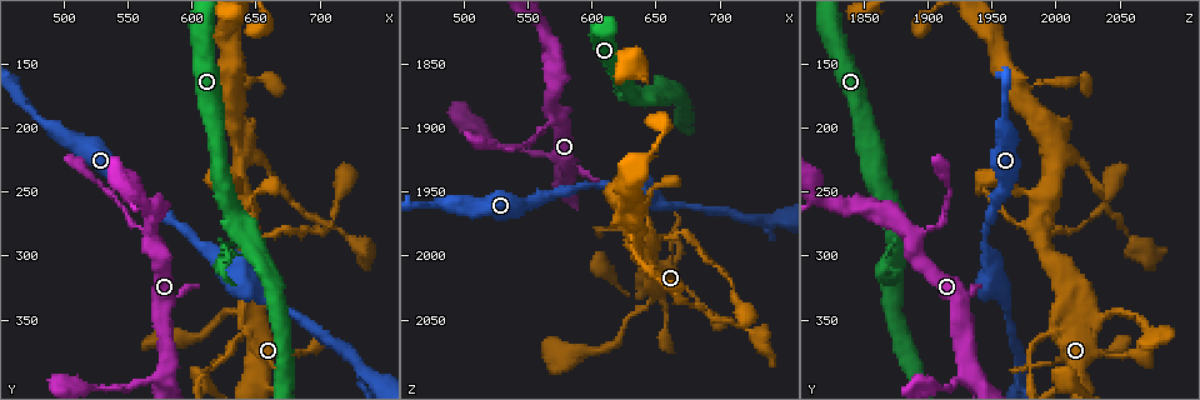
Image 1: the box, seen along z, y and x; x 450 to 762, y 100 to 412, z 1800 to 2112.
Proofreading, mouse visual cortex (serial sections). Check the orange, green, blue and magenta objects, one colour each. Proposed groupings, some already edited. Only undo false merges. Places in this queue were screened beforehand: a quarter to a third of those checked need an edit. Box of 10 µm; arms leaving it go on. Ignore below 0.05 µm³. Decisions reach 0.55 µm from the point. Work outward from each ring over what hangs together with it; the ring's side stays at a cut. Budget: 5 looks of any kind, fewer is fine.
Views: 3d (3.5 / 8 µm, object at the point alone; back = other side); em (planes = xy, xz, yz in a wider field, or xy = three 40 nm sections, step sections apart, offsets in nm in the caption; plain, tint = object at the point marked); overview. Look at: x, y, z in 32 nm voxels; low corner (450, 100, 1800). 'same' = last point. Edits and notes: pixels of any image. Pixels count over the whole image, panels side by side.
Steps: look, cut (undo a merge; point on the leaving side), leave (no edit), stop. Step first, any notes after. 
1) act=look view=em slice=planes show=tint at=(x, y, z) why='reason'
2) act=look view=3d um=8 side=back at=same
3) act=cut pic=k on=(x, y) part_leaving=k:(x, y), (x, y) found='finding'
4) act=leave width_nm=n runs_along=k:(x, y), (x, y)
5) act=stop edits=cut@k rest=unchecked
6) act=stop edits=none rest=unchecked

act=look view=3d um=3.5 at=(646, 292, 1874) why='two arms in line, one across'

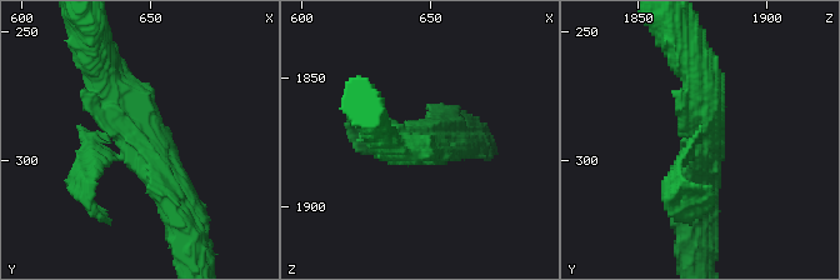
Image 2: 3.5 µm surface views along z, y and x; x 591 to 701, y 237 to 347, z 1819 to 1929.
act=cut pic=2 on=(89, 176) found='a second cell is stuck on'

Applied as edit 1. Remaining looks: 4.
act=look view=overview

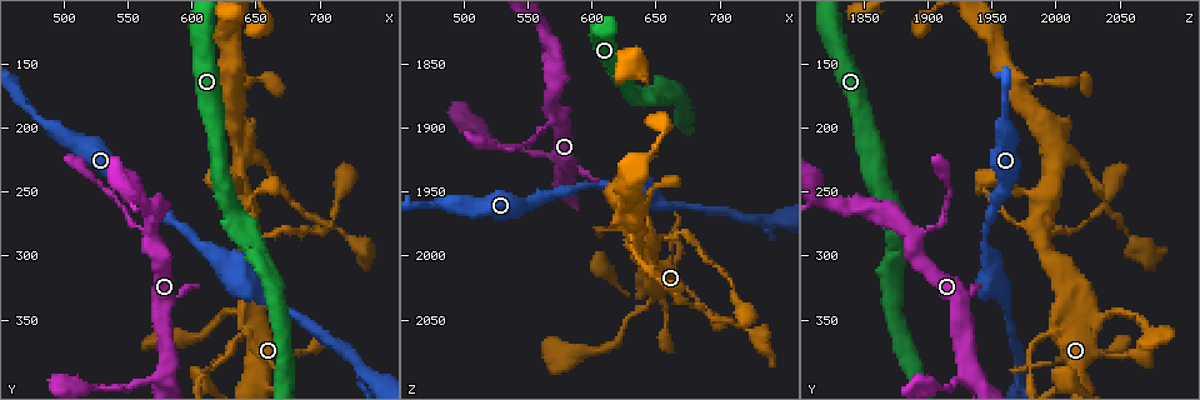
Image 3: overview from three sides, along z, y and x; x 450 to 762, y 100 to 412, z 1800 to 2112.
act=look view=3d um=8 at=(568, 290, 1890) why='small branch off a trunk'

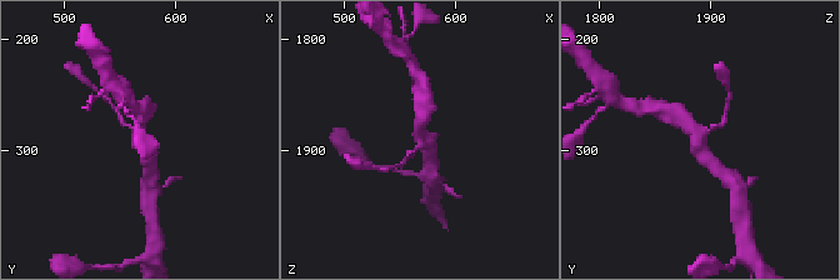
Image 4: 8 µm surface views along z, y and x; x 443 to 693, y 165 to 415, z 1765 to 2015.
act=look view=em slice=xy step=1 show=tint at=same arms=3 arm_widths_nm=150,300,400

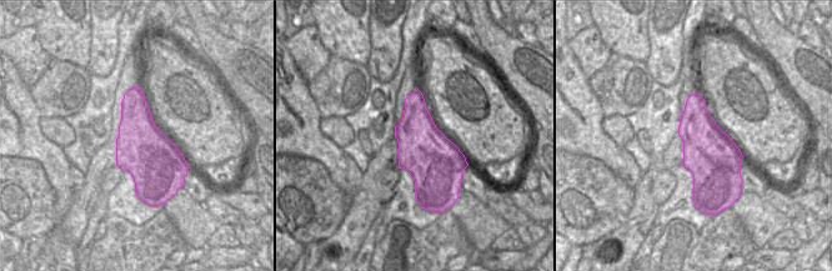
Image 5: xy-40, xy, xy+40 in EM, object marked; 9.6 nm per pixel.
act=cut pic=4 on=(724, 120) part_leaving=4:(709, 131), (723, 123), (730, 99) found='two cells meet here'

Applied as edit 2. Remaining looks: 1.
act=stop edits=cut@2,cut@4 rest=unchecked

